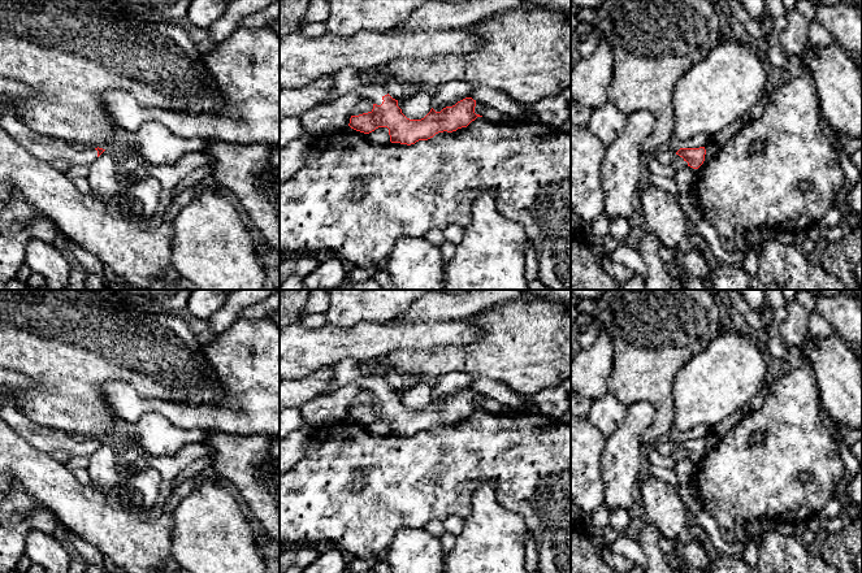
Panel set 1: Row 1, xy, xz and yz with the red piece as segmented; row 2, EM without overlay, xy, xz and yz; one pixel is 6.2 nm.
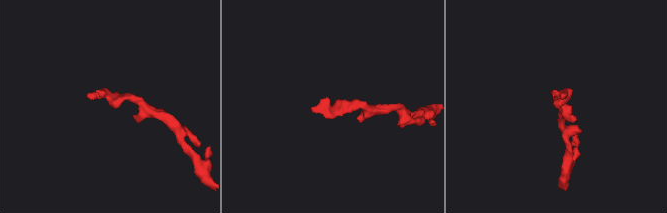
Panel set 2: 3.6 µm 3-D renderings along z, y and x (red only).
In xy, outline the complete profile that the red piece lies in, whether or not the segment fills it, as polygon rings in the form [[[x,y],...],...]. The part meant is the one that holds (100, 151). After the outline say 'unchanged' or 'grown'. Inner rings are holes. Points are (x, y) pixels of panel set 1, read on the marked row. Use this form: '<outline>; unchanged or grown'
[[[13,114],[0,117],[0,126],[34,157],[48,164],[55,160],[65,160],[70,166],[90,166],[105,151],[99,147],[74,147],[64,140],[39,134]]]; grown

